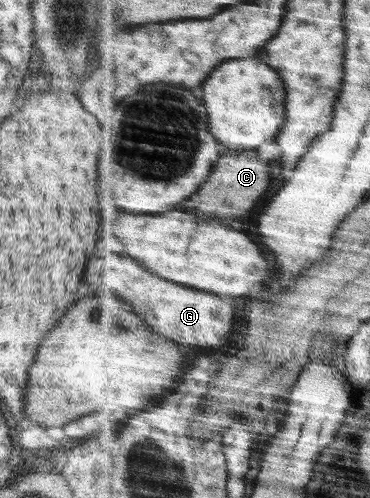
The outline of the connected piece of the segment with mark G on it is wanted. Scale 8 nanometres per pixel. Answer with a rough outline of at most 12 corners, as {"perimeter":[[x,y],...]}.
{"perimeter":[[94,251],[83,293],[117,295],[184,345],[219,349],[233,297],[162,279]]}

